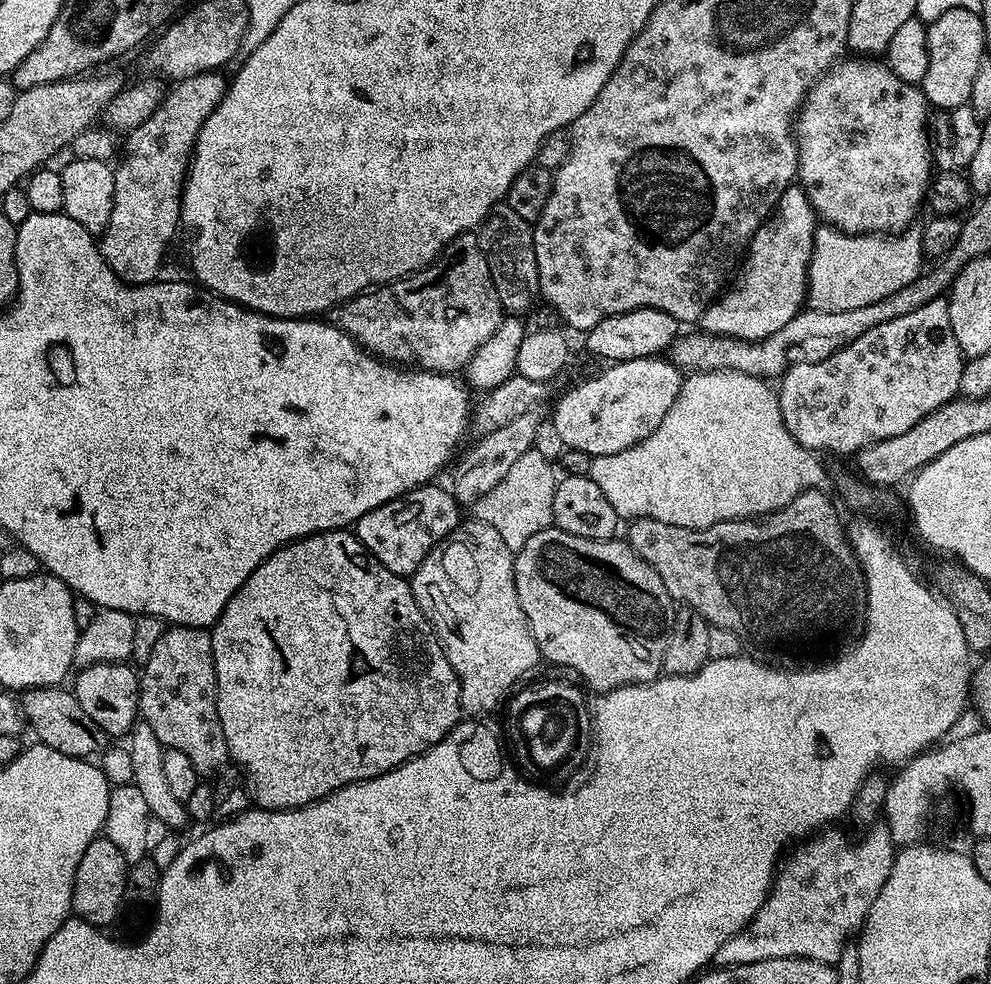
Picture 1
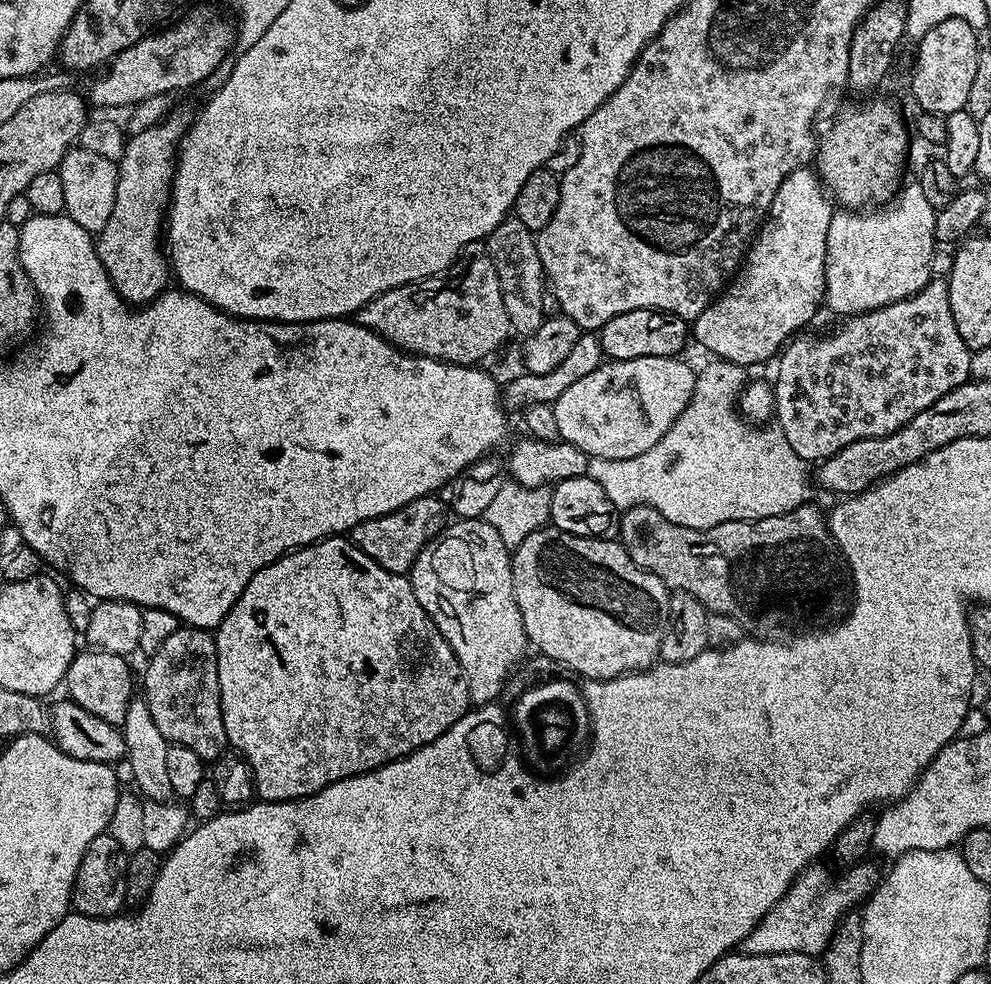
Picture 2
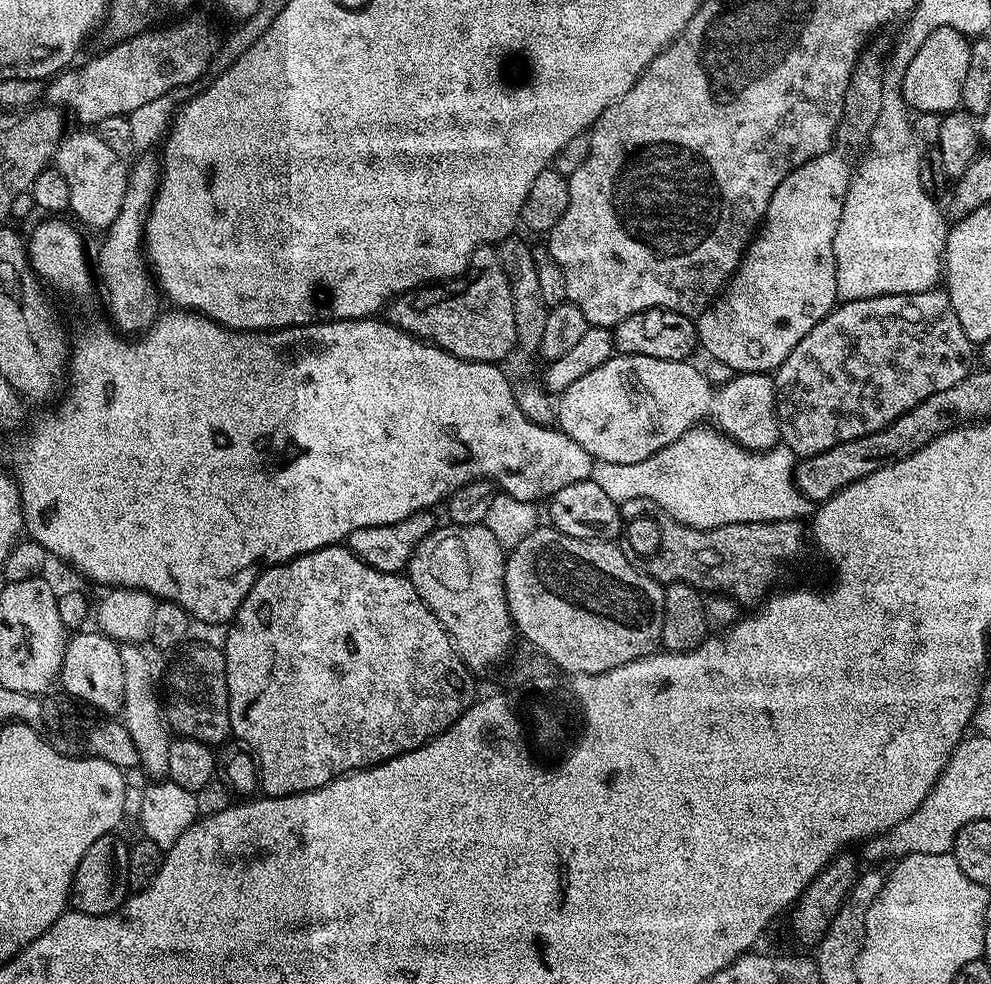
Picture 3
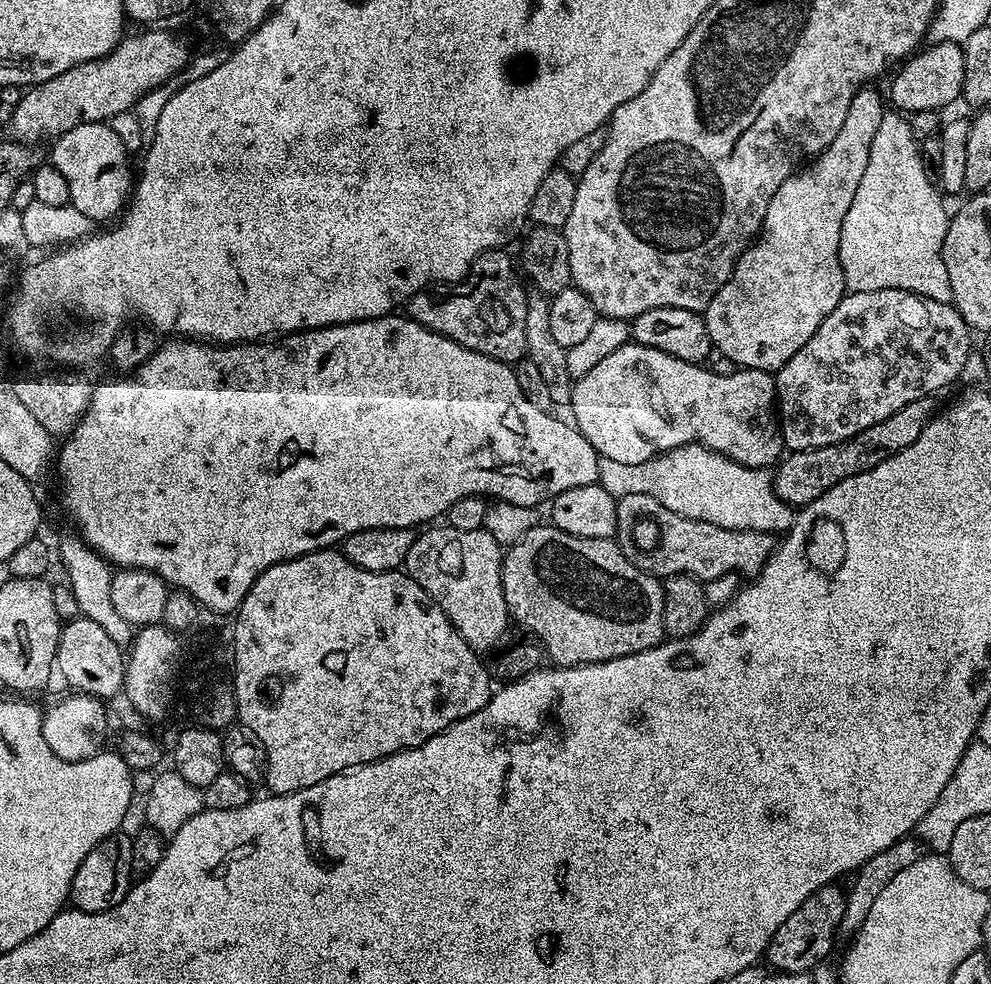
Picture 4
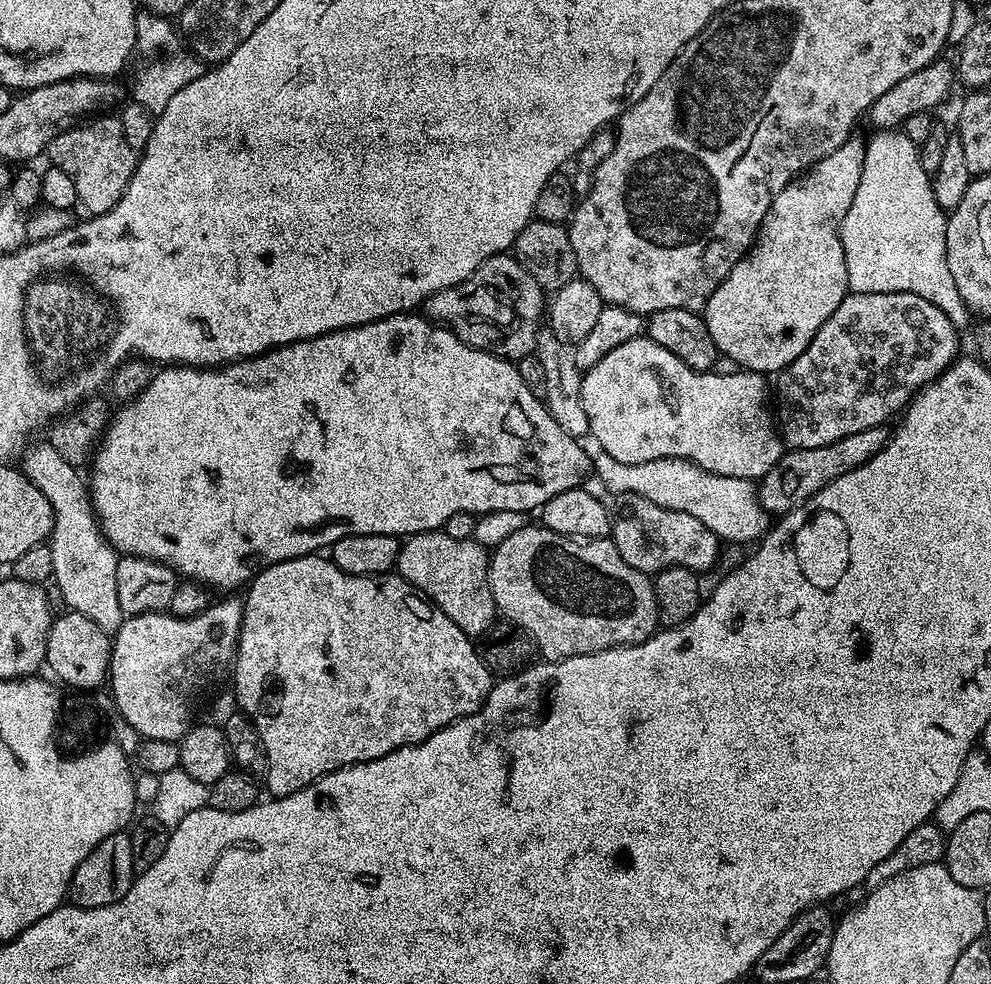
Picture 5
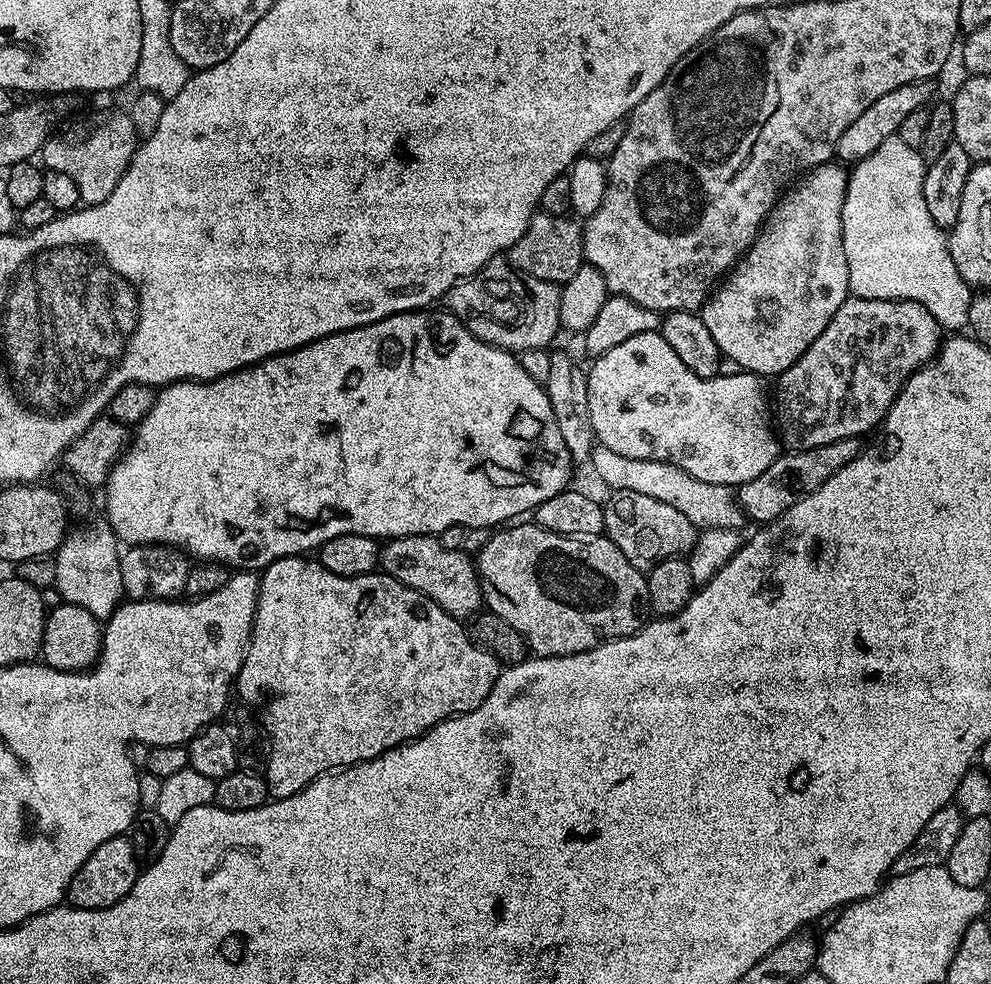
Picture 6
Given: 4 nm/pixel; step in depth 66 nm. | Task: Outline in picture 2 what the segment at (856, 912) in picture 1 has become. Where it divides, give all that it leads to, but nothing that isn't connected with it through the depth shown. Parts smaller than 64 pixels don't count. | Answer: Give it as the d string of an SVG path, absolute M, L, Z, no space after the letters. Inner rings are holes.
M816 862L811 866L804 869L803 872L797 876L795 882L786 890L784 897L776 903L772 909L767 912L762 919L758 922L758 926L754 926L754 930L747 938L744 939L742 945L742 952L745 956L769 956L770 954L786 954L787 952L797 952L798 954L806 954L807 956L819 957L828 948L829 942L832 940L832 936L836 932L836 928L839 926L841 920L848 915L849 912L853 911L857 906L863 905L867 901L868 897L872 895L872 889L876 887L878 883L878 872L876 876L876 868L871 862L863 862L858 864L853 864L851 866L845 867L843 869L844 873L841 876L831 876L826 869L823 868L823 863Z

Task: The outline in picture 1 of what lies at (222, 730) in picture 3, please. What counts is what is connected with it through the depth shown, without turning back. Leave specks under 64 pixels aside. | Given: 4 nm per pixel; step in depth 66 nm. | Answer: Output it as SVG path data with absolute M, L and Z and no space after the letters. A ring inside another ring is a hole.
M169 627L158 638L150 658L142 666L140 678L140 716L149 724L154 735L164 748L173 748L186 754L201 777L219 773L229 763L226 734L222 734L222 722L216 705L216 671L211 631L203 628Z

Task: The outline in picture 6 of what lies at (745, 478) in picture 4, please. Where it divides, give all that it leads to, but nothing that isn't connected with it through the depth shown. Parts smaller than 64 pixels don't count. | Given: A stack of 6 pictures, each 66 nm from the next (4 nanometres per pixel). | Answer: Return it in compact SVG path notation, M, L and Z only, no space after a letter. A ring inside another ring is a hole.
M603 446L597 447L592 457L598 466L598 474L602 474L602 482L606 482L609 489L646 494L649 498L658 498L658 502L670 502L670 506L674 506L674 510L682 510L682 514L686 514L686 518L690 518L690 522L695 524L697 529L740 530L743 529L743 524L746 524L744 511L740 509L737 497L729 485L702 482L702 478L694 478L694 474L686 474L686 470L667 464L665 460L626 458Z

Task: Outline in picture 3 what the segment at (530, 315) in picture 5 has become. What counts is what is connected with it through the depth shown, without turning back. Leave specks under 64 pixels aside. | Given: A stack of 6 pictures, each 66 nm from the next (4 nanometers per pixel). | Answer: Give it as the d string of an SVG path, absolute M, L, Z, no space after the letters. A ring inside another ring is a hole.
M492 246L474 250L471 265L464 275L443 282L429 282L396 297L387 305L386 319L419 340L463 360L499 365L504 362L500 360L518 348L510 282L500 265L499 251Z

